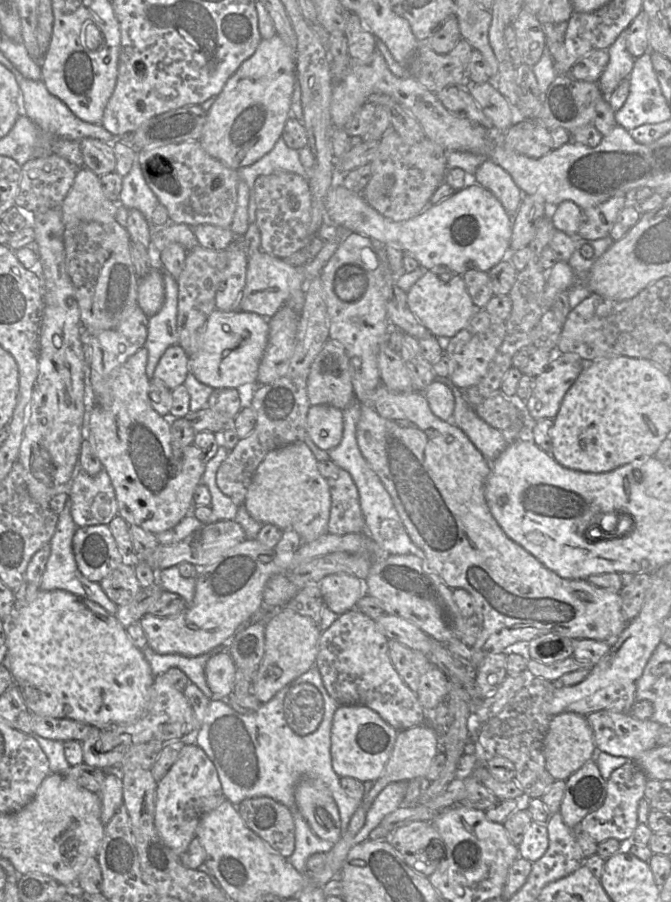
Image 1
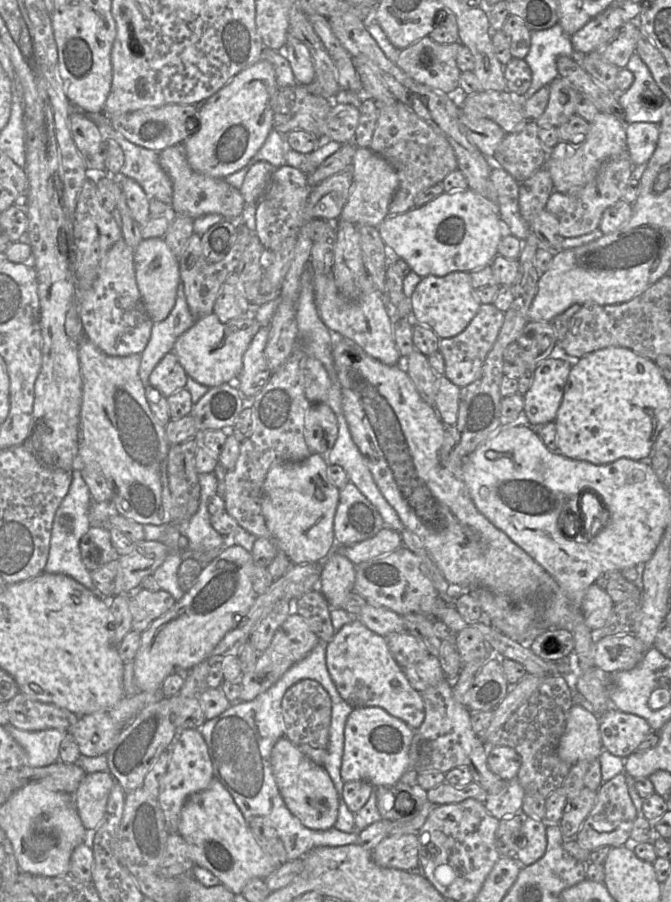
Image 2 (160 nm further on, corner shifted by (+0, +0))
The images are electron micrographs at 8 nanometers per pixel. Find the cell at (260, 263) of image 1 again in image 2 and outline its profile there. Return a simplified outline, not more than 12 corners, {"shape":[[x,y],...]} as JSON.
{"shape":[[357,147],[339,218],[378,227],[398,187],[394,168]]}

